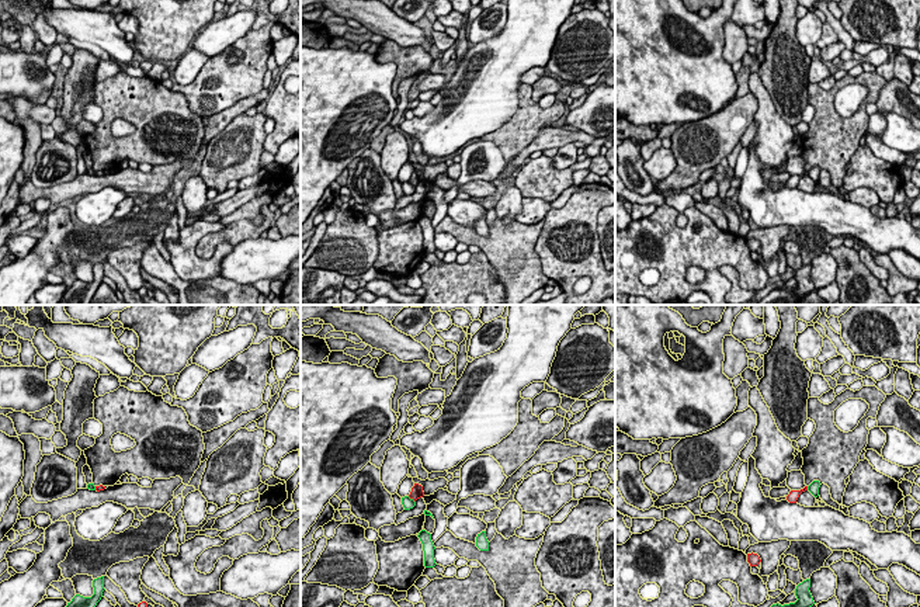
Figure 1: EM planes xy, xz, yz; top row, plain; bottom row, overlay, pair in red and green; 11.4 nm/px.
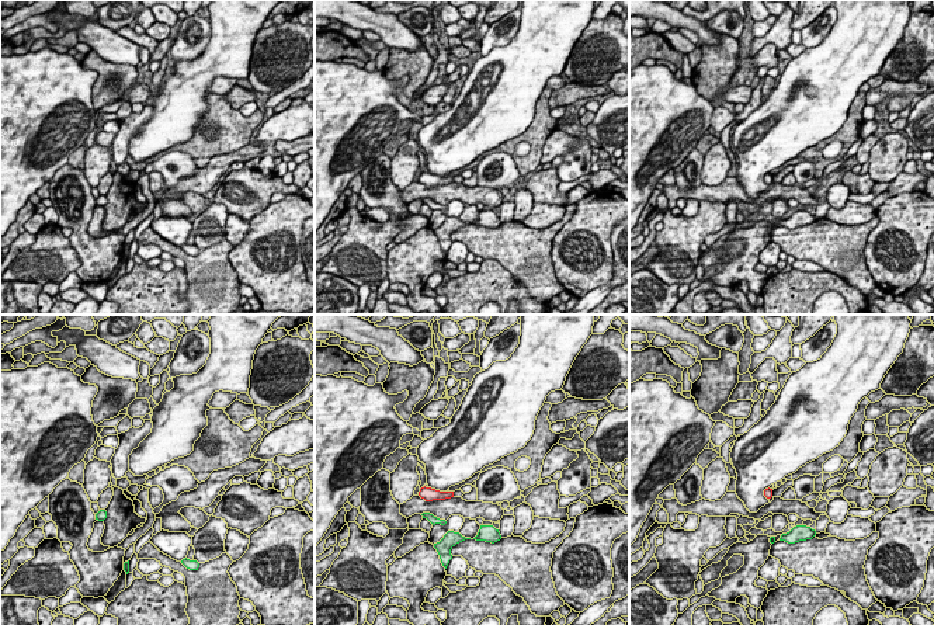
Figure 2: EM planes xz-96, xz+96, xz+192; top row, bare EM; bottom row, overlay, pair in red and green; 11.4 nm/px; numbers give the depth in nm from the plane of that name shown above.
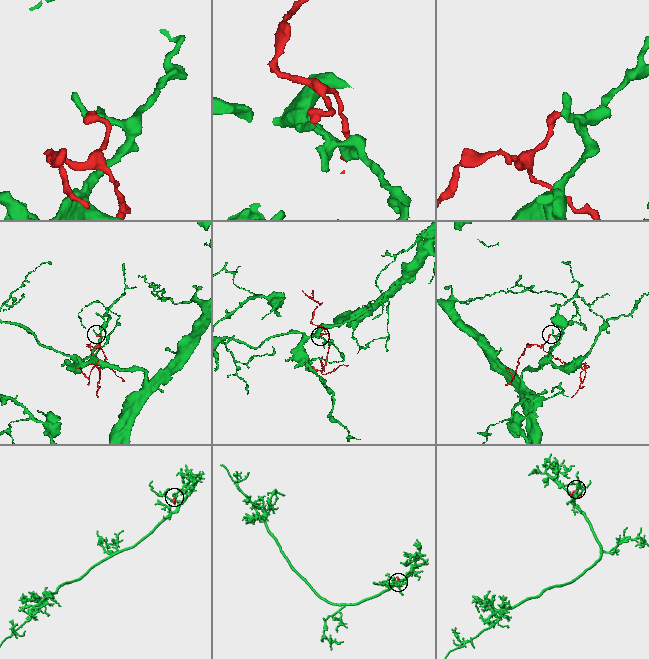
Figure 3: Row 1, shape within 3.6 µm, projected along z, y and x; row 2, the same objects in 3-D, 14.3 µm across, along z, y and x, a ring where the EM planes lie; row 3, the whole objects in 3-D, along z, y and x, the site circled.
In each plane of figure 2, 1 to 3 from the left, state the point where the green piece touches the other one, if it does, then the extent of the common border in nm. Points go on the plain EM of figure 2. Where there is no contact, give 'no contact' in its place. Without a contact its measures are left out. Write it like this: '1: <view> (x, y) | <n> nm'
1: no contact
2: no contact
3: no contact

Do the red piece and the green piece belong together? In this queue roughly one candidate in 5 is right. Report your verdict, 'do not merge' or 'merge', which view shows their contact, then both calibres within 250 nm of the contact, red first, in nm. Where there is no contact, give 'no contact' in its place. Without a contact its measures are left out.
do not merge | xz | 130/130 nm

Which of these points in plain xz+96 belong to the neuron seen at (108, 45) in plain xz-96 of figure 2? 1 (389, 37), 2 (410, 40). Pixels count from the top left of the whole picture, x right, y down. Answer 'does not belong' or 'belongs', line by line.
1: belongs
2: belongs

